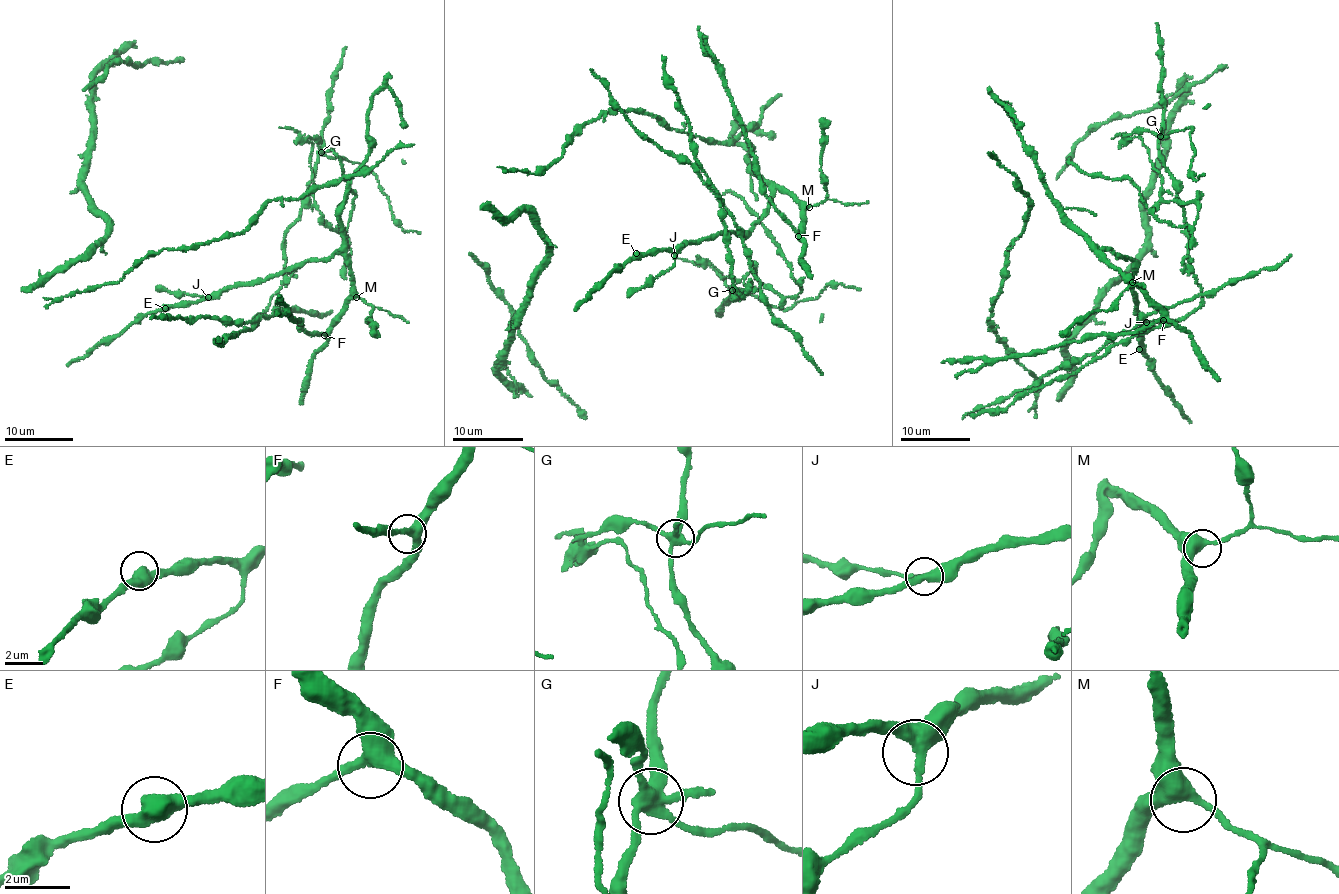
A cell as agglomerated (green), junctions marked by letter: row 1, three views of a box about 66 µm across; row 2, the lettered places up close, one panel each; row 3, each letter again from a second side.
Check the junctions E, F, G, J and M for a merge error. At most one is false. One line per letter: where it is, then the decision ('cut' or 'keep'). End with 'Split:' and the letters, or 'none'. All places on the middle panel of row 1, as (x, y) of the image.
E: (636, 253) | keep
F: (798, 236) | keep
G: (732, 290) | cut
J: (674, 255) | keep
M: (809, 207) | keep
Split: G

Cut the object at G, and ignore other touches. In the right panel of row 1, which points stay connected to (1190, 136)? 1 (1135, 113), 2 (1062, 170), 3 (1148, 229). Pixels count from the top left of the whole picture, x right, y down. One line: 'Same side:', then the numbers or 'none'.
Same side: none

